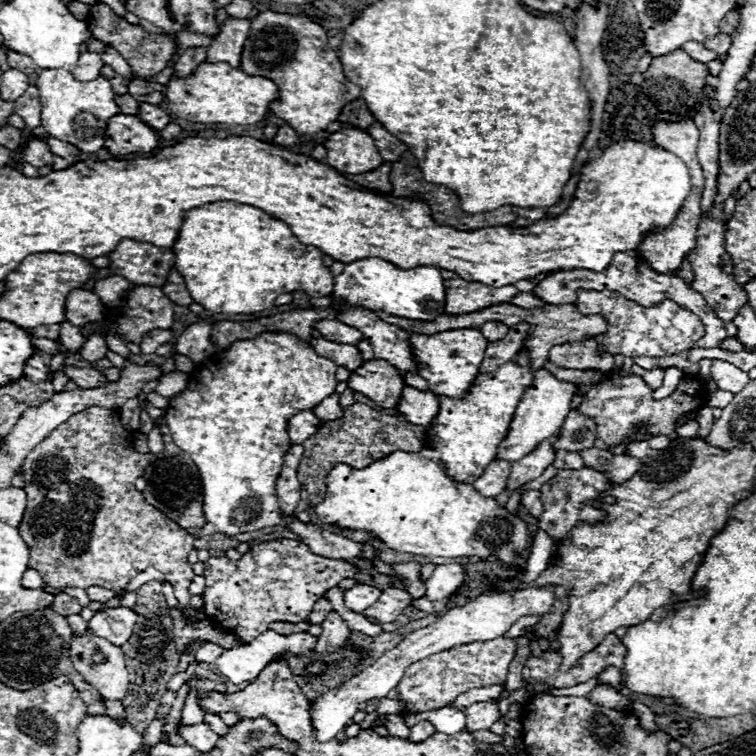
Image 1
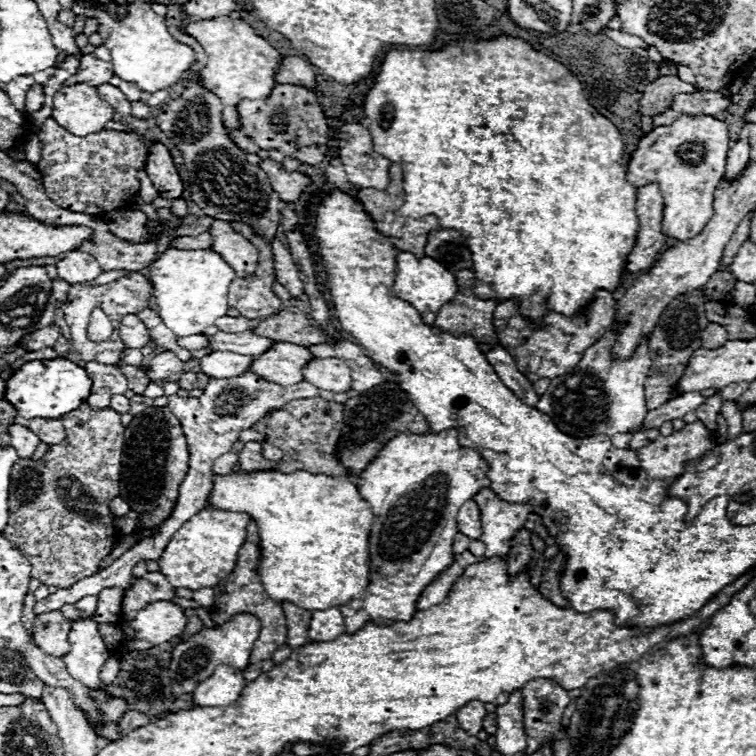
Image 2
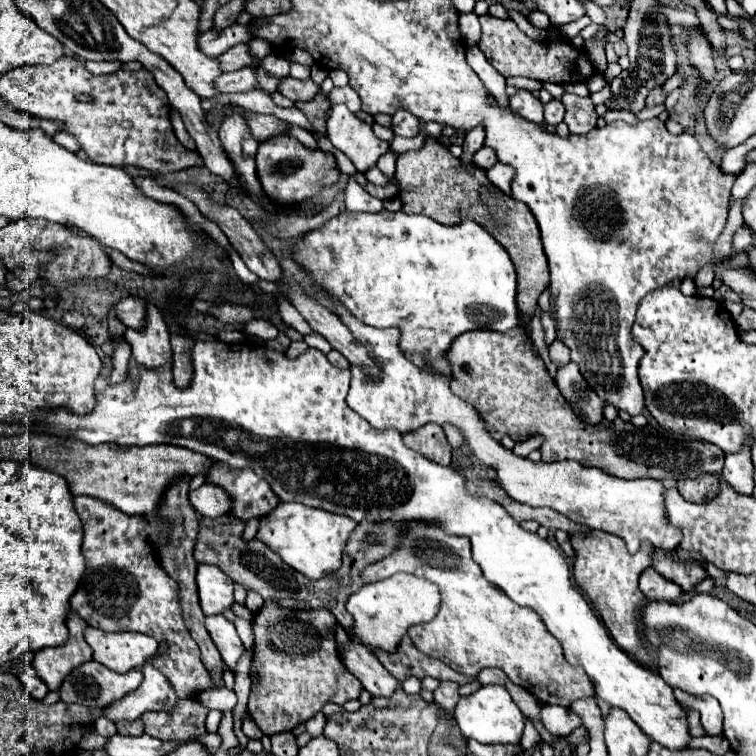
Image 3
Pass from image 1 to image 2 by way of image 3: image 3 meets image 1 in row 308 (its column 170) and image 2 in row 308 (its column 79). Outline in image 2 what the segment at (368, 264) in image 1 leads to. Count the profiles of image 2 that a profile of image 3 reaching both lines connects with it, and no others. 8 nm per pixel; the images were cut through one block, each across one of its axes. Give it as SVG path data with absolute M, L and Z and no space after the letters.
M400 252L396 256L396 280L394 280L394 294L412 304L418 312L438 312L446 302L450 302L456 294L456 278L452 272L448 272L442 264L438 264L434 258L414 258L410 252Z

